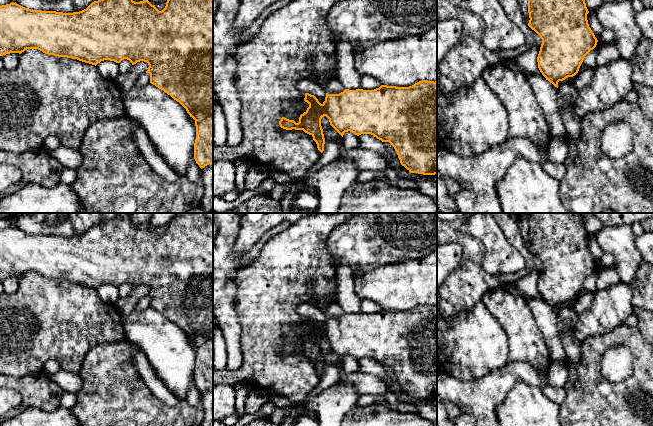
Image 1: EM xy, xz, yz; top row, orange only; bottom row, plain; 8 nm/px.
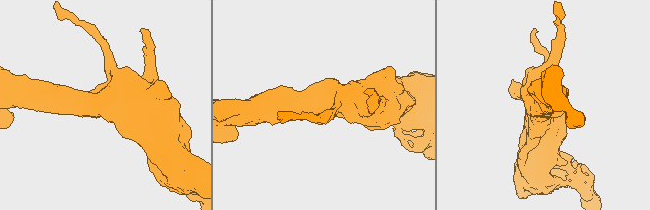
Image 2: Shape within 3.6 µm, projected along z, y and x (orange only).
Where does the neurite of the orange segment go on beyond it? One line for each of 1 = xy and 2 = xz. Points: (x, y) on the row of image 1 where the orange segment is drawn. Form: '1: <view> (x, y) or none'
1: none
2: none

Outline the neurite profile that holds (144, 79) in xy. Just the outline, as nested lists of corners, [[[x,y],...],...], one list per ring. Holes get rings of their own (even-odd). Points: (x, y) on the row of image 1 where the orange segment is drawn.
[[[145,72],[138,77],[138,79],[136,80],[135,85],[137,87],[143,87],[143,86],[145,86],[149,83],[150,83],[150,74]]]

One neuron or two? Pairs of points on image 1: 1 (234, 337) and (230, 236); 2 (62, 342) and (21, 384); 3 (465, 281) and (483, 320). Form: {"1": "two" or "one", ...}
{"1": "one", "2": "two", "3": "two"}

